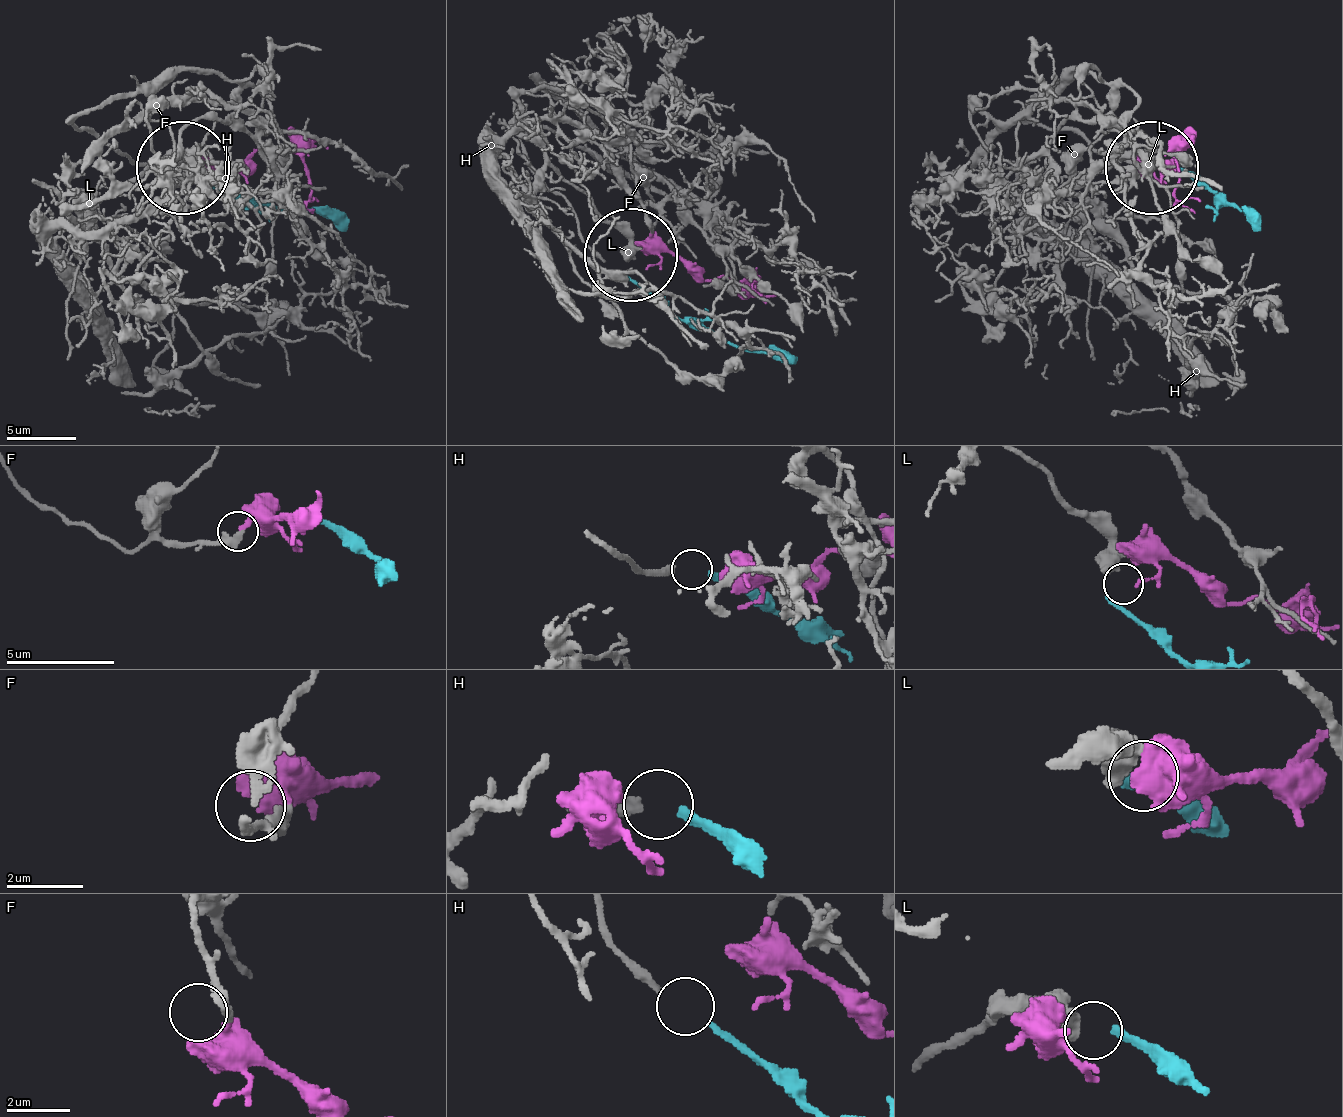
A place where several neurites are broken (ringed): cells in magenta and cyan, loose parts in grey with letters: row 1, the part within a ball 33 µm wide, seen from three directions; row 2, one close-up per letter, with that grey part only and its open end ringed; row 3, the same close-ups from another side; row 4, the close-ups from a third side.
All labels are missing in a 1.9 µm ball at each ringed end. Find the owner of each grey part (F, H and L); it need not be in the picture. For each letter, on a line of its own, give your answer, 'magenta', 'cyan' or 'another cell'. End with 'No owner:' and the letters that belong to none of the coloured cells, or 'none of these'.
F: another cell
H: cyan
L: another cell
No owner: F, L

